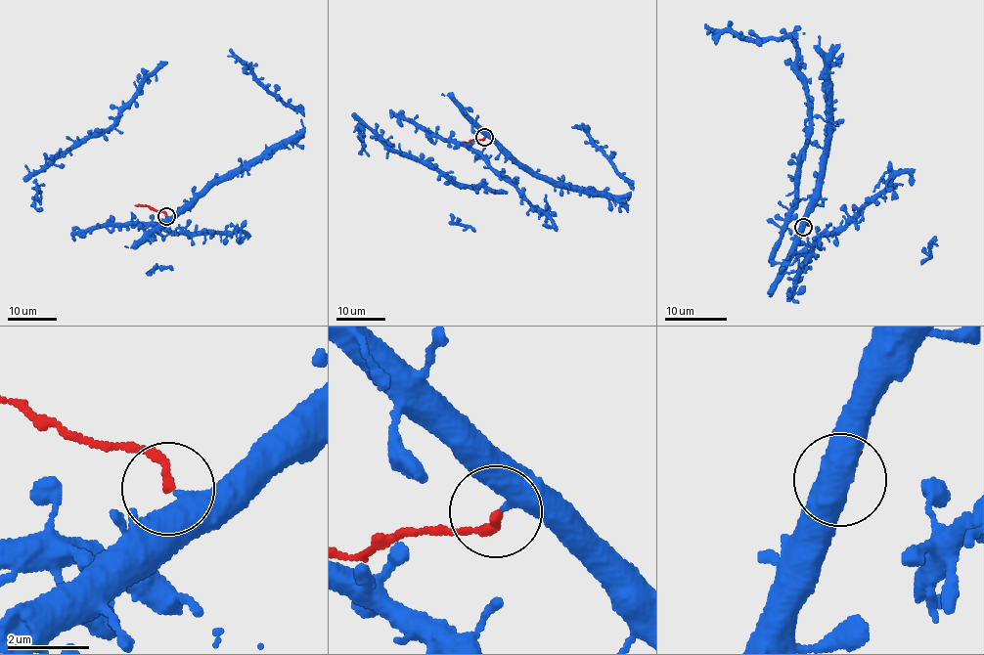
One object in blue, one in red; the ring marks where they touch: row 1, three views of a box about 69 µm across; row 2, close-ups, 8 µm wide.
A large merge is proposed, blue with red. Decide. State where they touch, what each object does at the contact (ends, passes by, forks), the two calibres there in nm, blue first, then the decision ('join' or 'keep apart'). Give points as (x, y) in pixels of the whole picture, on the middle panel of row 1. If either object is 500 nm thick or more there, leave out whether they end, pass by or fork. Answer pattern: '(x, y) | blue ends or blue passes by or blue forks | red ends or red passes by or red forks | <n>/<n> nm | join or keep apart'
(484, 137) | blue ends | red ends | 480/200 nm | keep apart

